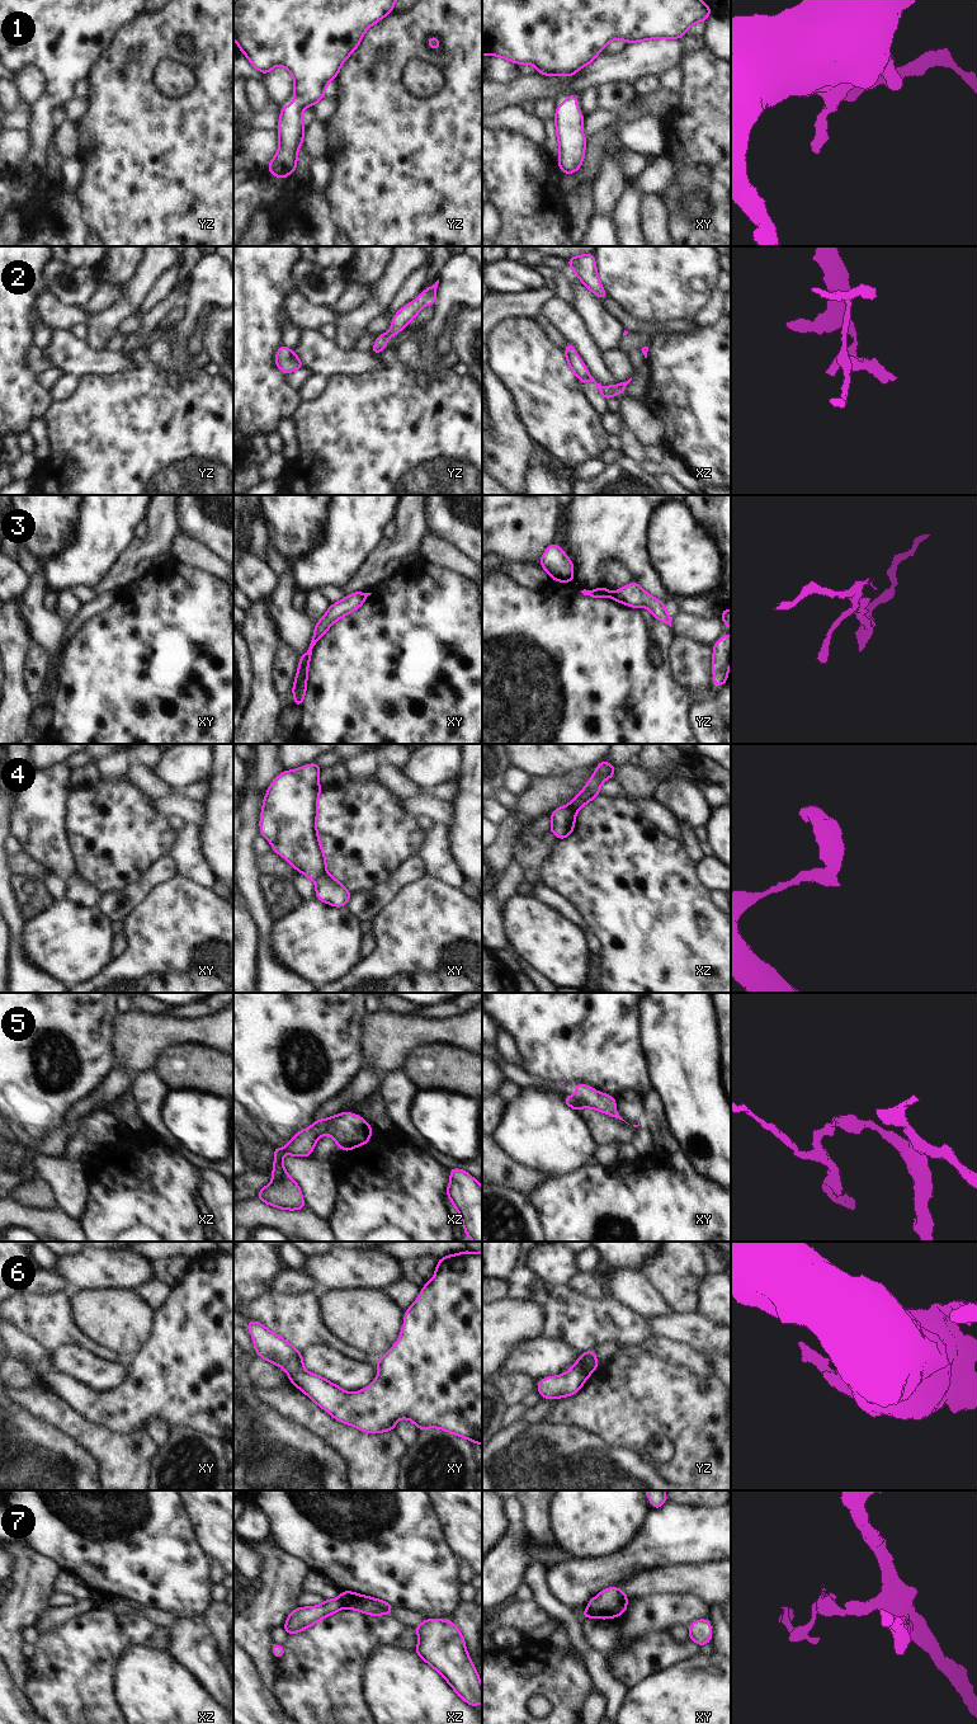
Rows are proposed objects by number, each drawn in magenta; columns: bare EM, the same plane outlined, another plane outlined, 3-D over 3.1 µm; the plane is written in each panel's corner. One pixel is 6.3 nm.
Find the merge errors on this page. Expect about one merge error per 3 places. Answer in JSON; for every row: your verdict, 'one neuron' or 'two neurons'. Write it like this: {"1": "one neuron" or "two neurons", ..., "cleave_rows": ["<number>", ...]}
{"1": "one neuron", "2": "one neuron", "3": "two neurons", "4": "two neurons", "5": "two neurons", "6": "one neuron", "7": "two neurons", "cleave_rows": ["3", "4", "5", "7"]}

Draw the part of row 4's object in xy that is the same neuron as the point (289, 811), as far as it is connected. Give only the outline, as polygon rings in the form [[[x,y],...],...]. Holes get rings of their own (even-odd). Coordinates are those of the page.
[[[312,763],[280,773],[269,786],[260,814],[260,837],[266,837],[273,852],[313,881],[327,873],[316,828],[320,771]]]

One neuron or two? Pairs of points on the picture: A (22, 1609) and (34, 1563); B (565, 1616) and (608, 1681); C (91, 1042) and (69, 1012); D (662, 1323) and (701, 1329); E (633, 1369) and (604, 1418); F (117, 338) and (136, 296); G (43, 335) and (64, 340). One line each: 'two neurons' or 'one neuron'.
A: one neuron
B: one neuron
C: one neuron
D: one neuron
E: one neuron
F: two neurons
G: two neurons

